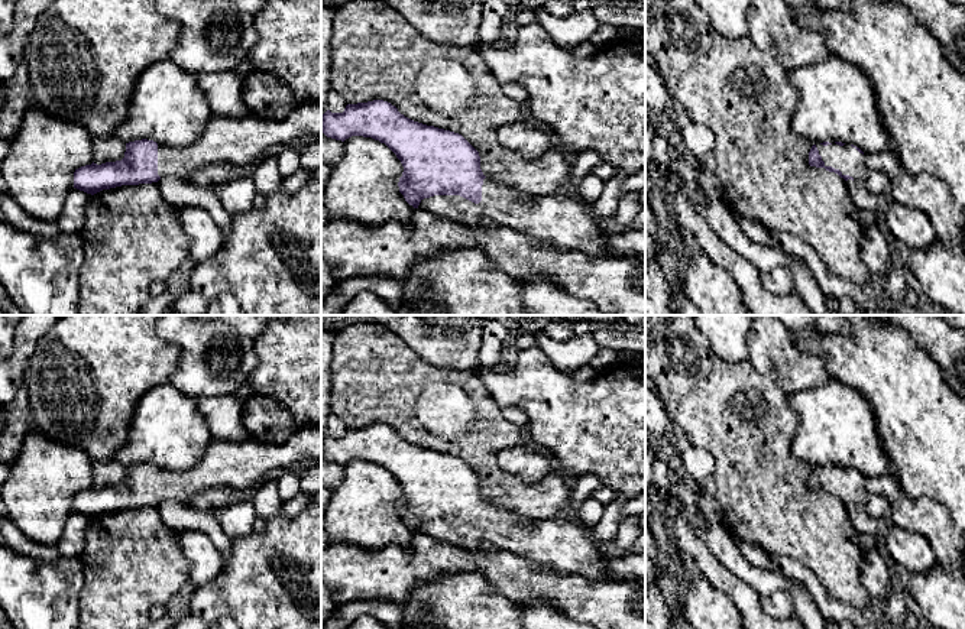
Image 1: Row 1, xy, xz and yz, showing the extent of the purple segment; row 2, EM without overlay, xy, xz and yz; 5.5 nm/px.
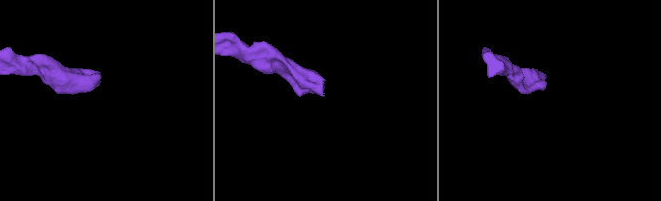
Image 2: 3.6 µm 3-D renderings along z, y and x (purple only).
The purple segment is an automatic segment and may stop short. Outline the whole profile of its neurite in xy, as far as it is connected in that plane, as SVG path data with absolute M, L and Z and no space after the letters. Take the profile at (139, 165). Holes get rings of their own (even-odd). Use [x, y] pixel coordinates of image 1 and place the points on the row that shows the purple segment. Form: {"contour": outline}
{"contour": "M321 101L295 104L285 119L247 114L240 119L214 116L203 134L184 147L142 139L126 143L124 158L75 169L74 188L97 194L122 185L158 182L162 176L191 174L224 163L245 166L284 146L304 147L321 140Z"}

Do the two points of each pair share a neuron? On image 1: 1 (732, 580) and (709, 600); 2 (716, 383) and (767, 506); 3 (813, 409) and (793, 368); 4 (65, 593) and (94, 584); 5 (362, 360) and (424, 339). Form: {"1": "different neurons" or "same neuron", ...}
{"1": "different neurons", "2": "same neuron", "3": "different neurons", "4": "different neurons", "5": "different neurons"}

